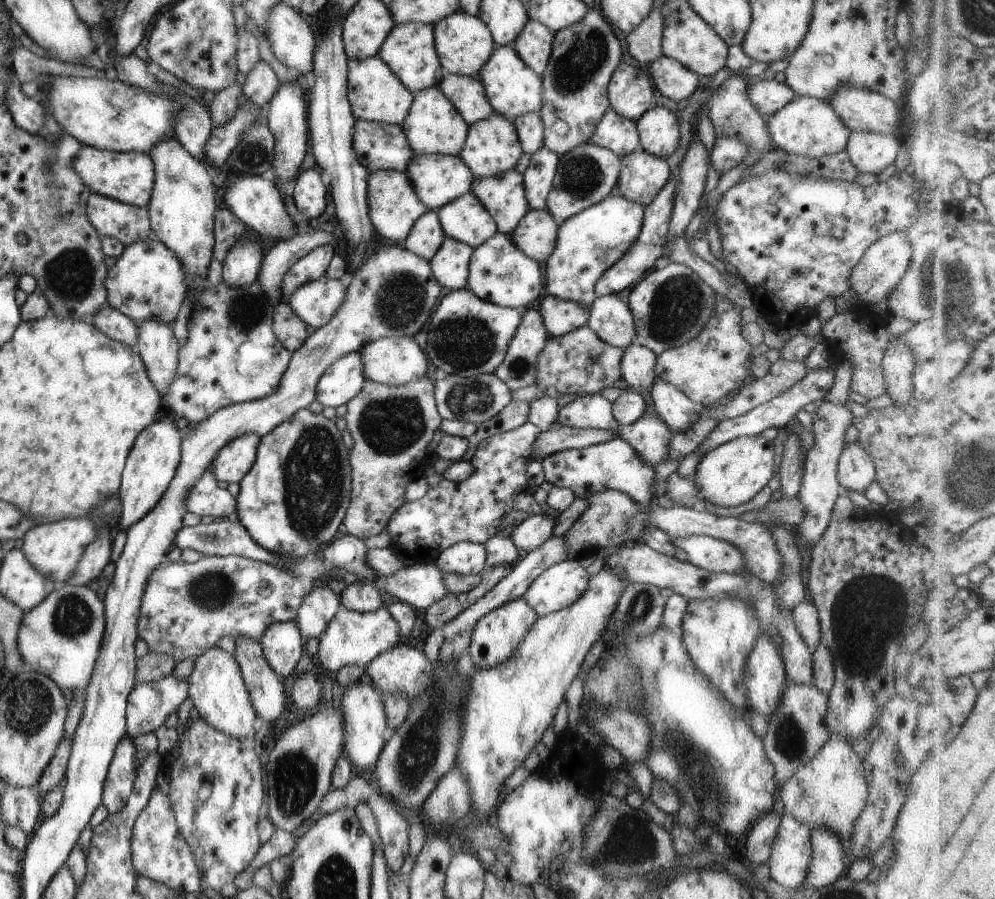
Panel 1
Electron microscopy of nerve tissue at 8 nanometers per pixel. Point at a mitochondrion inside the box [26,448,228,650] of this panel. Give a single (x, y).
(72, 616)

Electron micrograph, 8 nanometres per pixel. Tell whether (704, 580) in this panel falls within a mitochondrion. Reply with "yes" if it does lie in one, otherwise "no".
no

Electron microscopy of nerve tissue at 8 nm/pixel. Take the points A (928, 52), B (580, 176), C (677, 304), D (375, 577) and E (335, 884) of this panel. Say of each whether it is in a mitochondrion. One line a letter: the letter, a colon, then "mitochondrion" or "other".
A: other
B: mitochondrion
C: mitochondrion
D: other
E: mitochondrion

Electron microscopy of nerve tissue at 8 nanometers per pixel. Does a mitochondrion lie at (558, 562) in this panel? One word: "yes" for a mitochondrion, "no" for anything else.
no

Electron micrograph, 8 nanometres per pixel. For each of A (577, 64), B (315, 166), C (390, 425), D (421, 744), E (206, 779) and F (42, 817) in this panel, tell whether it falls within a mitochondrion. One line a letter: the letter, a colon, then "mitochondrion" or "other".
A: mitochondrion
B: other
C: mitochondrion
D: mitochondrion
E: other
F: other

